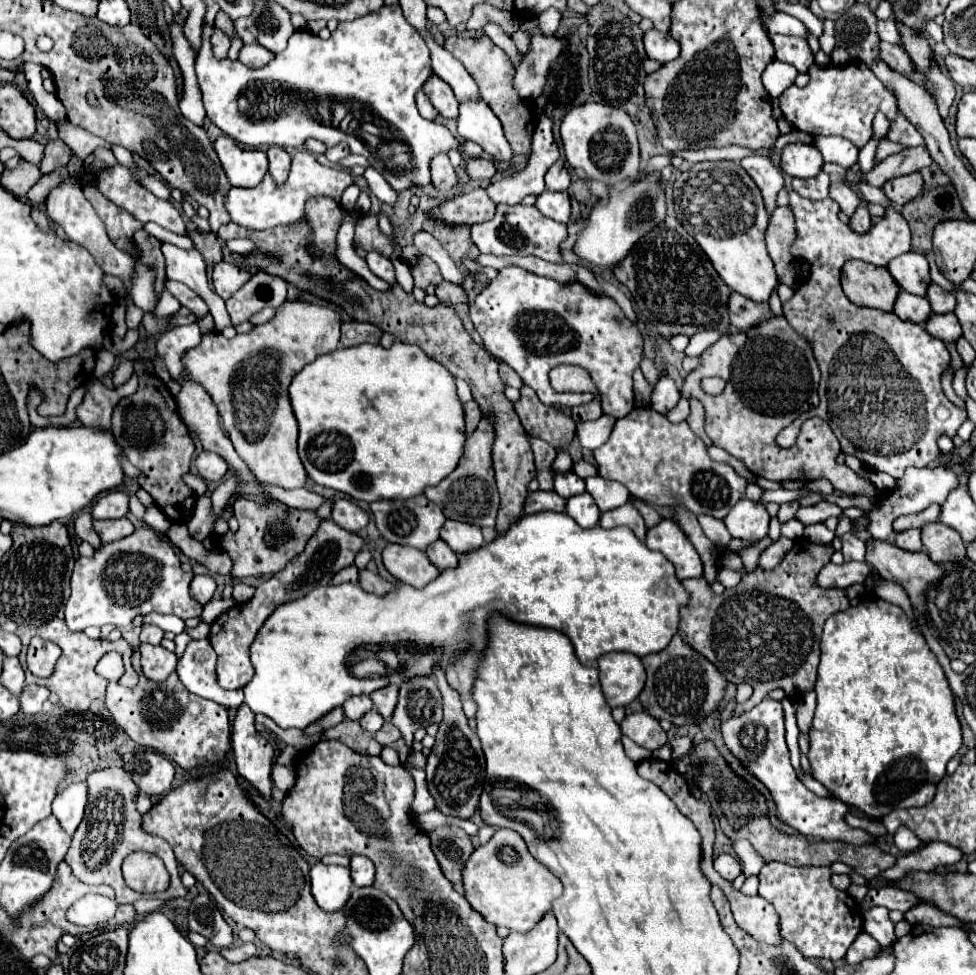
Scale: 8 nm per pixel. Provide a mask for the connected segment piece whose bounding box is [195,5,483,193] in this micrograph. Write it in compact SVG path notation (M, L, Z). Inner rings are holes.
M385 5L367 17L341 22L327 41L305 29L295 31L287 49L261 69L249 69L241 61L217 59L211 49L213 31L213 23L203 23L195 71L207 117L237 143L249 147L303 147L289 143L305 143L305 139L317 139L327 147L333 147L331 143L349 143L349 129L341 131L307 109L307 101L325 99L333 103L351 103L351 145L347 147L351 153L363 155L397 193L407 191L411 183L419 187L429 185L431 157L439 153L457 149L469 159L483 155L483 149L477 143L459 141L443 123L419 115L415 93L431 75L431 59L427 43L419 37L419 31L407 23L399 5ZM275 83L285 85L295 95L293 105L281 113L275 113L275 97L271 97L271 87ZM403 141L409 145L411 167L397 165L393 159L395 147Z

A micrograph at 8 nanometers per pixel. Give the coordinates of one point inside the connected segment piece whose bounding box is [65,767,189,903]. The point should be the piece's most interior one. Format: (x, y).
(111, 829)

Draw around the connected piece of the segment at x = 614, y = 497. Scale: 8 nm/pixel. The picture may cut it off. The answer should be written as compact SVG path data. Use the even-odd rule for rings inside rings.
M597 475L597 477L587 477L585 483L587 483L587 491L591 493L591 497L595 499L601 511L611 511L629 501L629 493L625 485L619 485L617 481L609 481Z

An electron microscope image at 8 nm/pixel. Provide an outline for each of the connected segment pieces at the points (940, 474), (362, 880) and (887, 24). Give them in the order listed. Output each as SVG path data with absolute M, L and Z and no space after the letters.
M911 467L911 469L907 469L893 491L885 491L885 493L879 495L881 509L869 513L868 531L875 539L887 540L893 531L893 522L899 515L919 513L919 511L927 509L929 505L933 505L933 503L943 505L943 501L947 499L949 491L955 489L957 485L959 485L957 475L951 469L945 469L945 467L937 467L937 469L915 469L915 467Z
M353 855L349 869L351 869L351 879L353 879L353 883L357 887L369 887L369 885L373 885L375 867L373 867L373 863L367 857Z
M893 19L879 21L879 23L877 23L877 27L879 27L879 37L881 37L881 41L893 43L893 45L903 45L901 35L899 35L899 31L897 31L897 27L895 27L895 21L893 21Z

